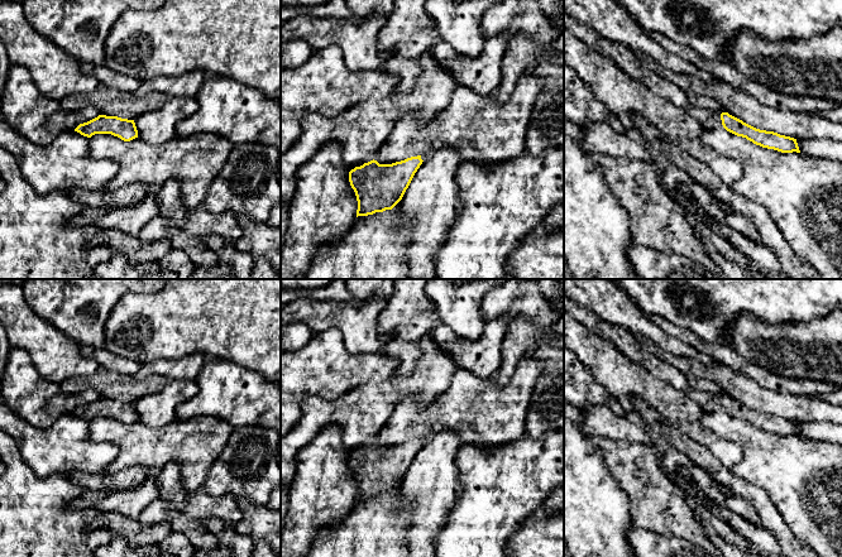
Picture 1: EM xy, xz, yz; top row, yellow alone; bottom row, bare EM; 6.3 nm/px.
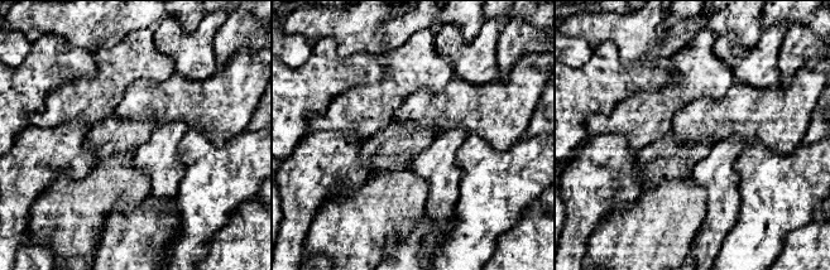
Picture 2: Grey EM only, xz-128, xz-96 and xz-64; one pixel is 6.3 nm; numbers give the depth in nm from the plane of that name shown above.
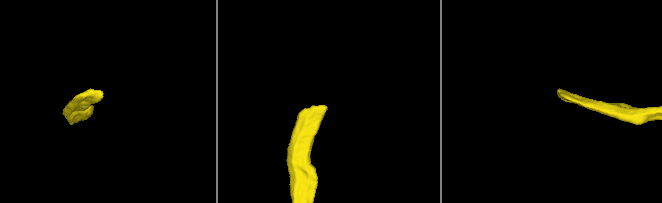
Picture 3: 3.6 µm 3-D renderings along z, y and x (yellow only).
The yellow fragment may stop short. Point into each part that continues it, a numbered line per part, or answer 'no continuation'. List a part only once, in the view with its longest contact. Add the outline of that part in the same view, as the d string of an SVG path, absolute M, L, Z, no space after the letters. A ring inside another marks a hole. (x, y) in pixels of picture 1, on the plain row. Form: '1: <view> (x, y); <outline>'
1: yz (708, 402); M686 390L695 403L703 409L703 412L711 413L723 409L719 394L712 394L702 390Z

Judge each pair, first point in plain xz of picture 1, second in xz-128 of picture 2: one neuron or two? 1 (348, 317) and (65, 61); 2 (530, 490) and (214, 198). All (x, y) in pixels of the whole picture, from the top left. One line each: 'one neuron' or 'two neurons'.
1: two neurons
2: one neuron

